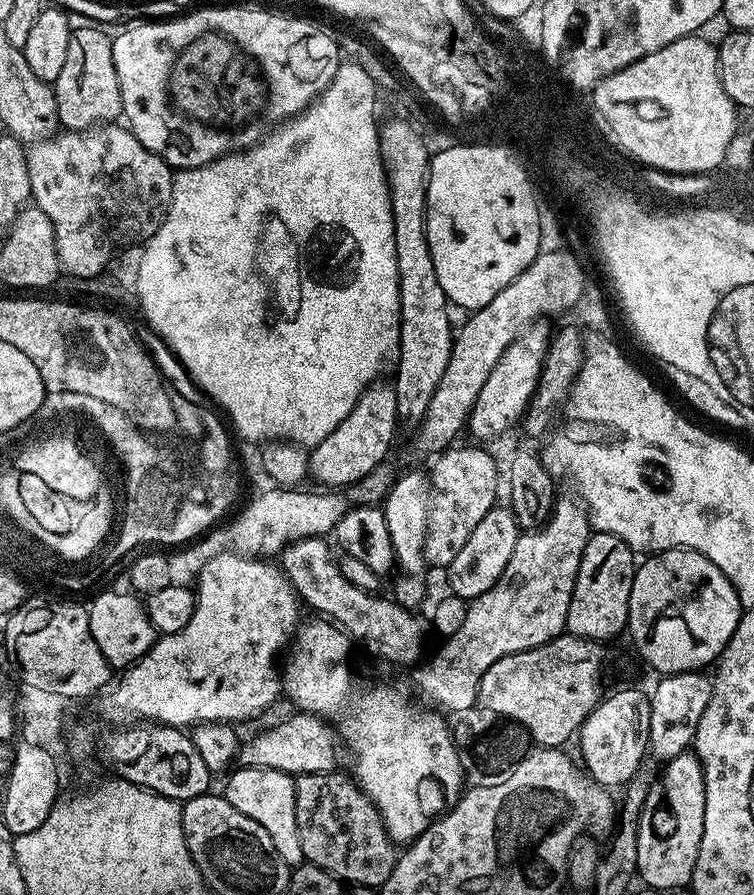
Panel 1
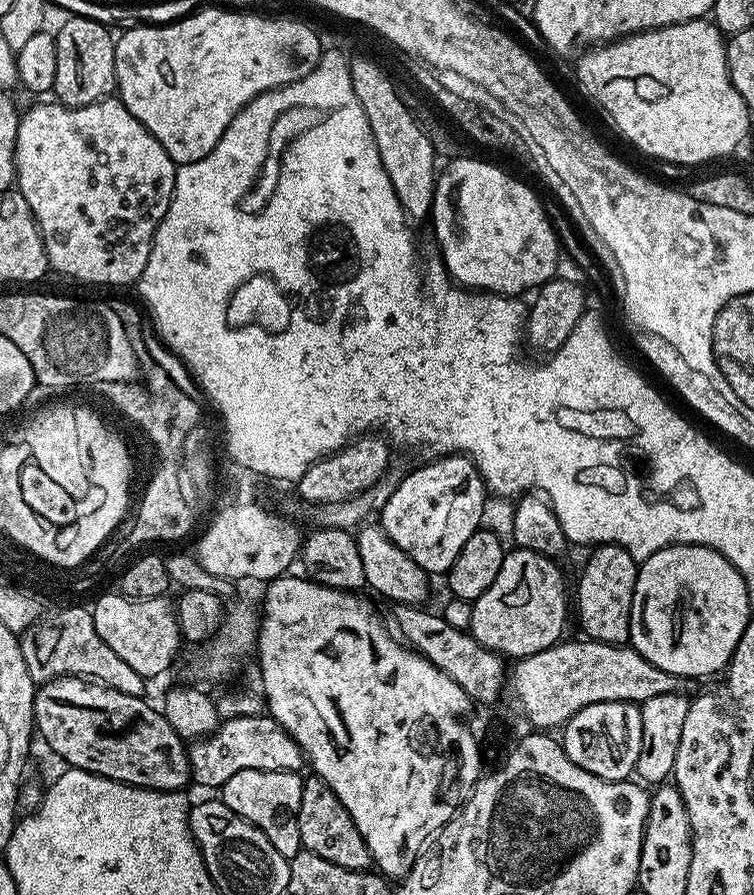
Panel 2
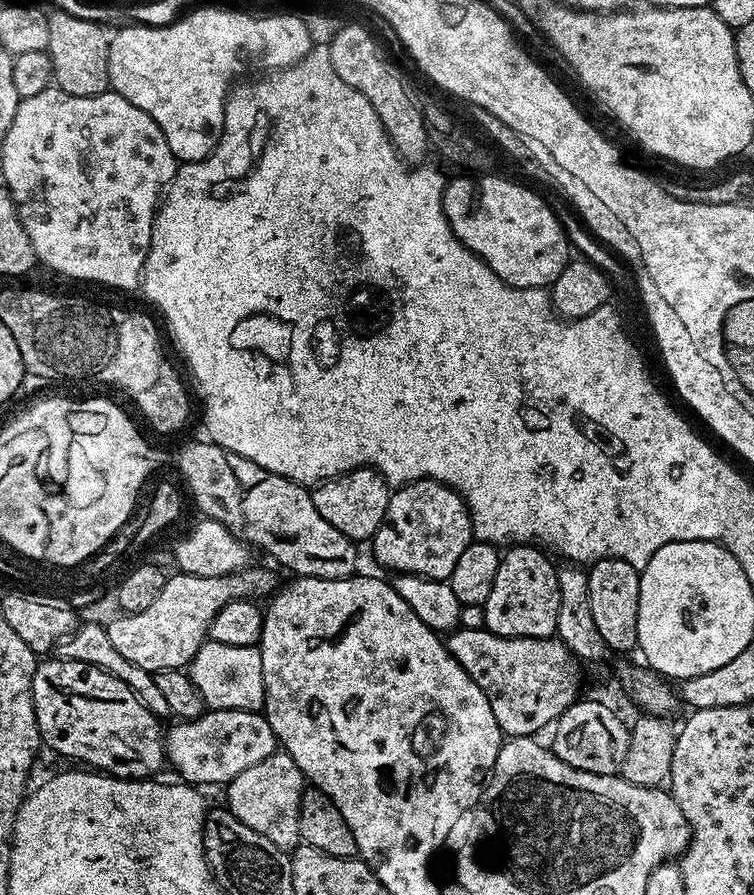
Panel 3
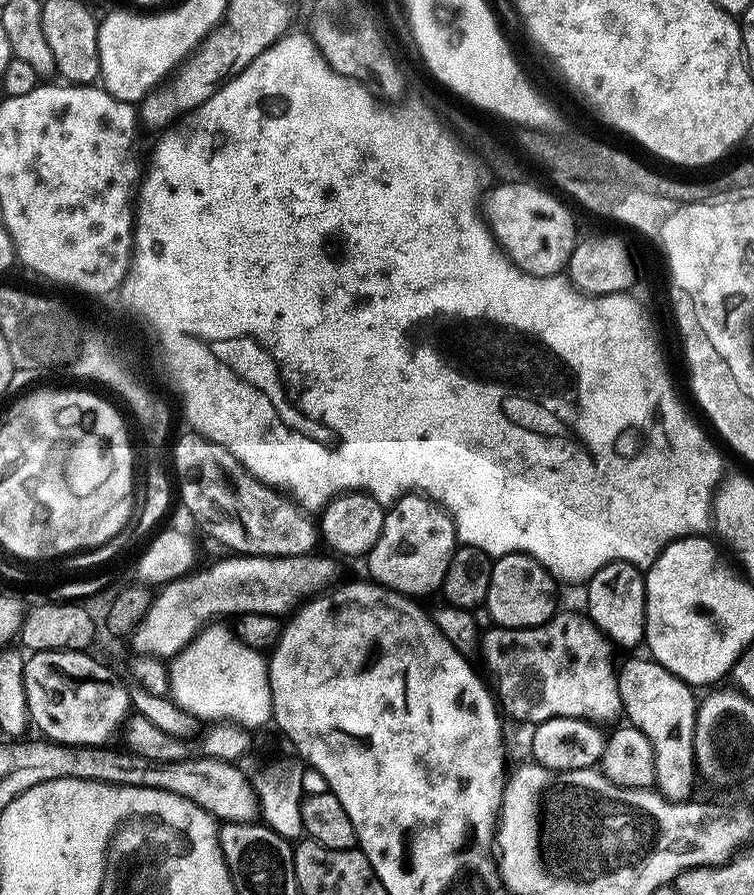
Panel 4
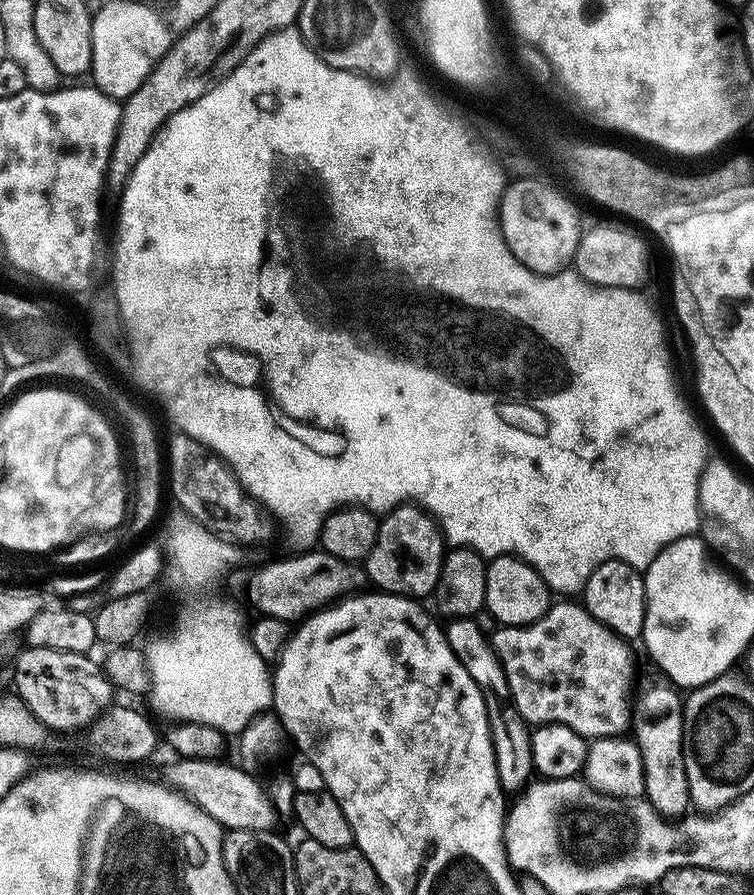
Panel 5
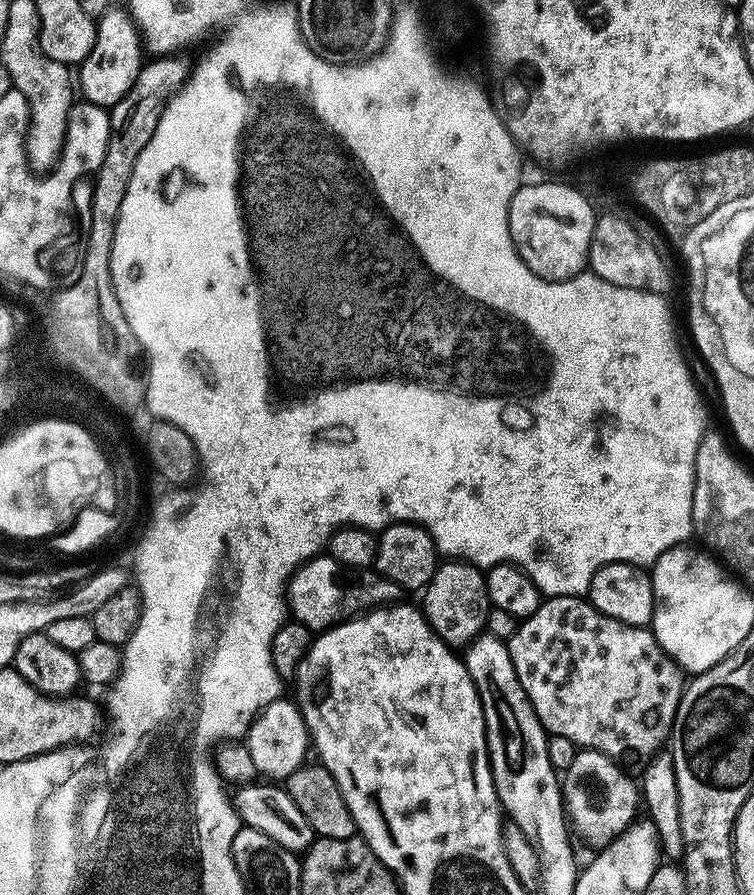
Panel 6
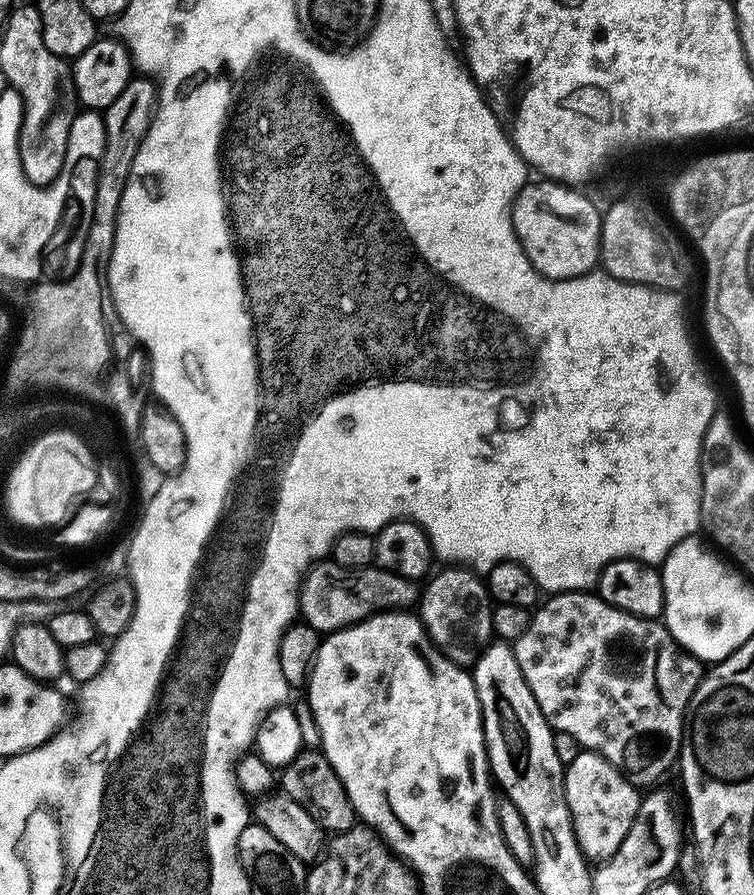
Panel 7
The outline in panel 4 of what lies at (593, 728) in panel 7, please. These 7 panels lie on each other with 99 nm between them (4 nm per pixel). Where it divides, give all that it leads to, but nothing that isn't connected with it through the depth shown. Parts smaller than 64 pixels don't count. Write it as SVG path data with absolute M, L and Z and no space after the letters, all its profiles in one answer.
M557 611L545 624L533 628L501 628L493 626L478 640L478 652L484 655L484 664L492 675L494 696L499 707L516 720L525 720L528 726L546 722L550 718L578 718L605 722L621 715L620 695L616 685L617 669L612 668L613 645L607 636L588 619L576 612Z

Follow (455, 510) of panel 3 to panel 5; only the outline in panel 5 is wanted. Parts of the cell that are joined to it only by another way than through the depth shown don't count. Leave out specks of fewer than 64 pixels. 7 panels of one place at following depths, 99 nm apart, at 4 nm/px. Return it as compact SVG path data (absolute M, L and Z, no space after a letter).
M411 503L401 504L393 508L380 520L378 538L370 550L366 561L368 579L379 591L391 592L393 596L407 596L409 598L431 597L436 590L436 583L442 574L444 557L446 555L446 541L439 524L419 506Z

